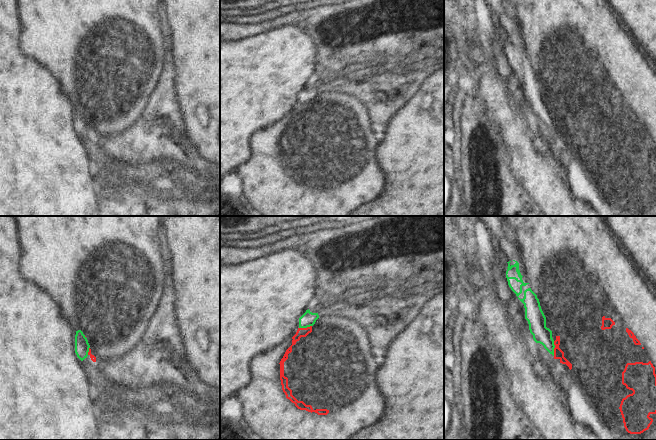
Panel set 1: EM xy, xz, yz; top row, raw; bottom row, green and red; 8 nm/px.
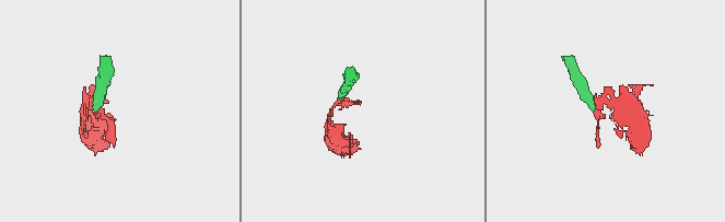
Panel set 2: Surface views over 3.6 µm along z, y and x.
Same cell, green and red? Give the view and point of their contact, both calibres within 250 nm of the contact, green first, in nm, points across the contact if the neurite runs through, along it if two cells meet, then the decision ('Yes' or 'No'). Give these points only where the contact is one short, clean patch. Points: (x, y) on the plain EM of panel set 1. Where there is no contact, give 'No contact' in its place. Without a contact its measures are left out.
Touches green at yz (554, 123). Thickness 140 nm (green) against 80 nm. Boundary: yz (553, 117), (554, 131). No

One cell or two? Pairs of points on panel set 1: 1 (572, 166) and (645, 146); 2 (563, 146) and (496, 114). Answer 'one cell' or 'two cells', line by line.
1: two cells
2: one cell

